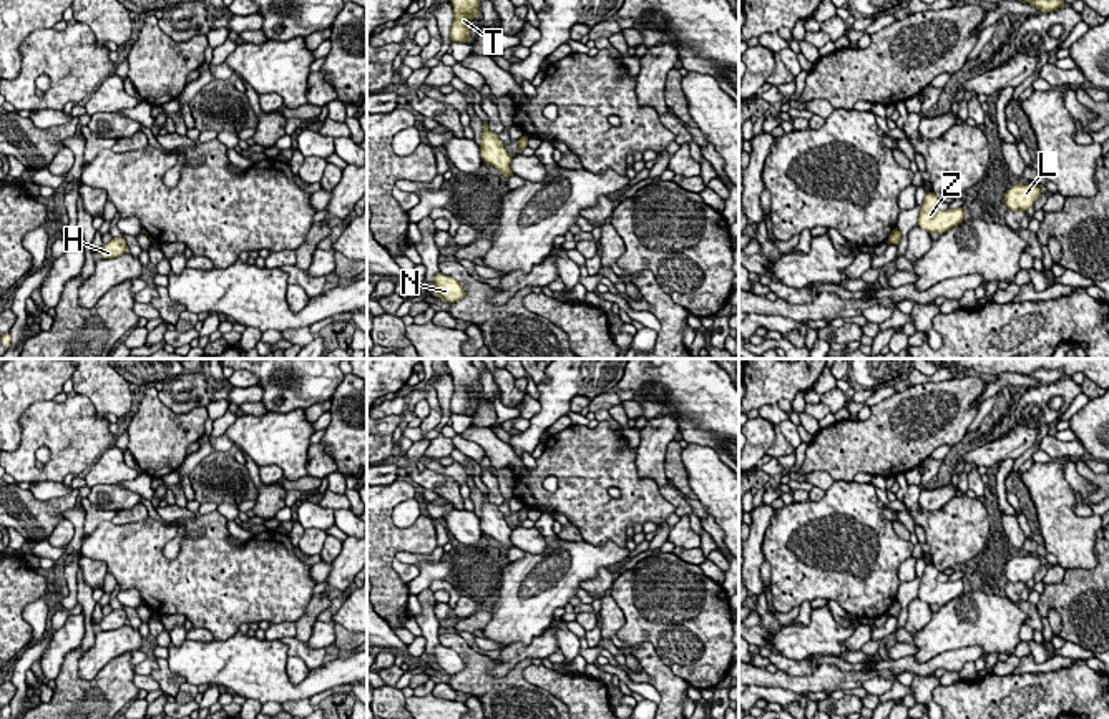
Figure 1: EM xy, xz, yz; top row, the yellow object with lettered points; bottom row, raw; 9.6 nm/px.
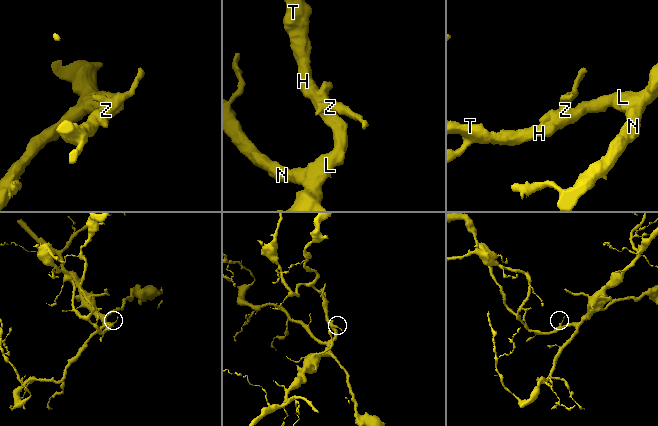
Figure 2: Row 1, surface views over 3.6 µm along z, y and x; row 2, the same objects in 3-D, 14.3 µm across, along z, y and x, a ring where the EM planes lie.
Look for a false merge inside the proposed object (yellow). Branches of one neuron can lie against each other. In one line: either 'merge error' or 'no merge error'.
no merge error

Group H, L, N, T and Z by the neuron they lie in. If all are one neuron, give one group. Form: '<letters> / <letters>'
H L N T Z

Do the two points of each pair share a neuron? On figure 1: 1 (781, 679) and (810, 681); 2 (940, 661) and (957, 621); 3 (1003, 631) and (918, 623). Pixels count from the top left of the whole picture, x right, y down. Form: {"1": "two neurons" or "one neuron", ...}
{"1": "one neuron", "2": "two neurons", "3": "two neurons"}

